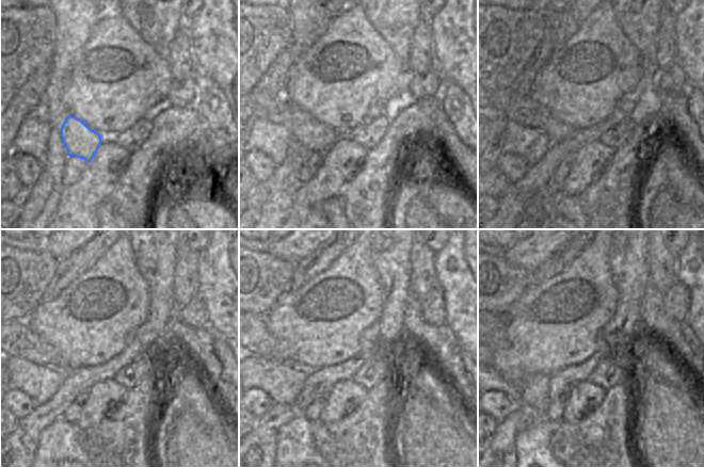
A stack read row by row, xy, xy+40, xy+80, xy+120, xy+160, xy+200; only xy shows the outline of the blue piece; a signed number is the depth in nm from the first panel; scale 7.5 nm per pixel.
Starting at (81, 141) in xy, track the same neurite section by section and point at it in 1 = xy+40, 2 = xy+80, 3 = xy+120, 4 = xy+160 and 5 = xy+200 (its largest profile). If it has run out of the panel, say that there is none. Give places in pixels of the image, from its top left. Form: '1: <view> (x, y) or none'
1: xy+40 (315, 137)
2: xy+80 (499, 101)
3: xy+120 (21, 340)
4: xy+160 (260, 342)
5: xy+200 (499, 341)

